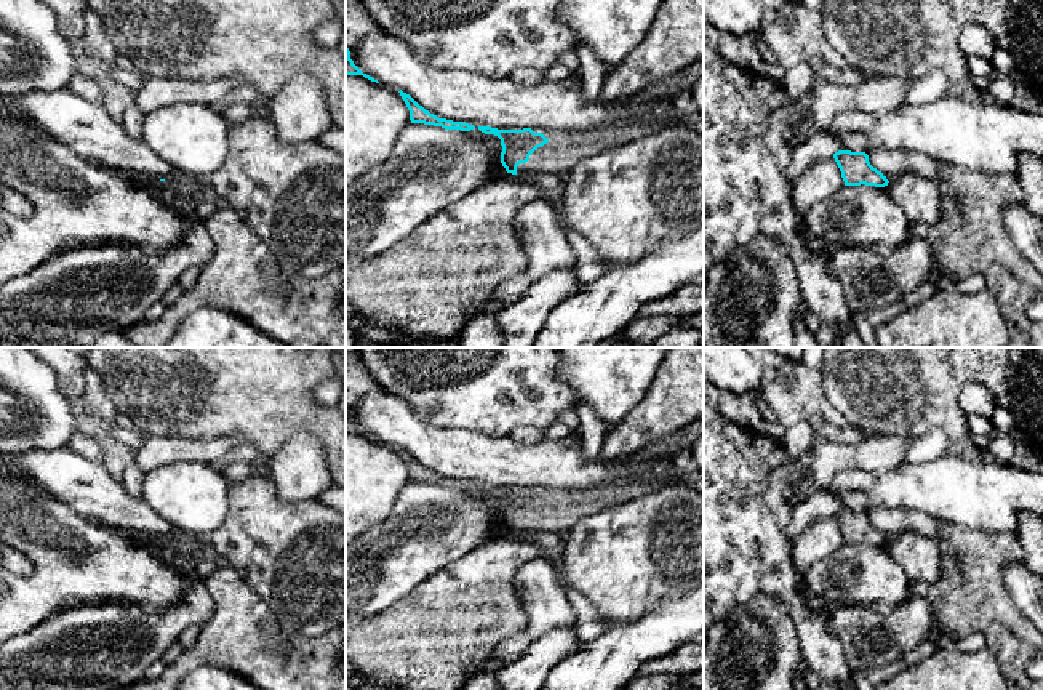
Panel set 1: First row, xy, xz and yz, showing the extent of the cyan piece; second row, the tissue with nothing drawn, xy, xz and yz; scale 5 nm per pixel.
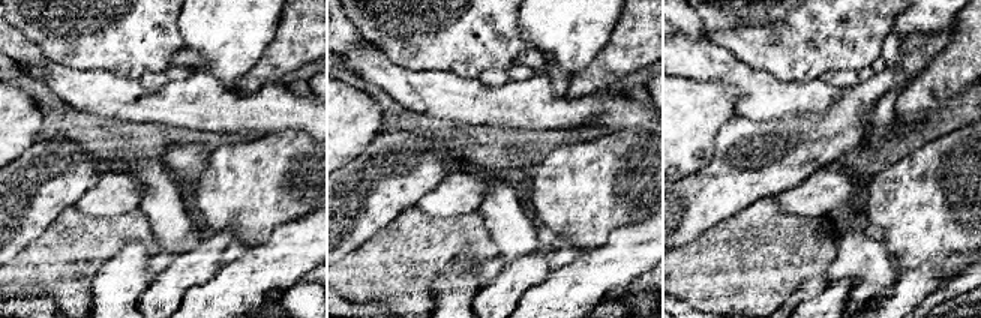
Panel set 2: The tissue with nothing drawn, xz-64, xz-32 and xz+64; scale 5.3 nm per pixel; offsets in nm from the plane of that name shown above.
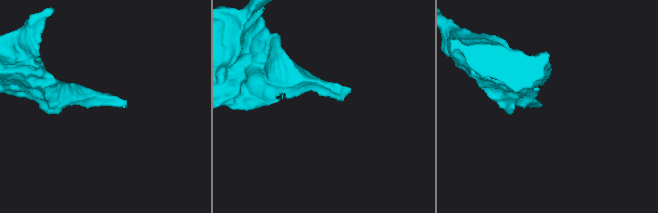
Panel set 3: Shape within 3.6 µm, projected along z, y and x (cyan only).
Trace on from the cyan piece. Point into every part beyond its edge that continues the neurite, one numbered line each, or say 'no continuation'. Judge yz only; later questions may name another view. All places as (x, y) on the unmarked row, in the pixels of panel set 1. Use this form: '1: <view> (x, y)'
no continuation

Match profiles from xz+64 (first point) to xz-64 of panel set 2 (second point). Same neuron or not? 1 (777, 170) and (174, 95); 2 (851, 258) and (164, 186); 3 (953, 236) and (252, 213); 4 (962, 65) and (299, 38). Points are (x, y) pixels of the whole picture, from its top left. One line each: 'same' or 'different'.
1: different
2: same
3: same
4: same

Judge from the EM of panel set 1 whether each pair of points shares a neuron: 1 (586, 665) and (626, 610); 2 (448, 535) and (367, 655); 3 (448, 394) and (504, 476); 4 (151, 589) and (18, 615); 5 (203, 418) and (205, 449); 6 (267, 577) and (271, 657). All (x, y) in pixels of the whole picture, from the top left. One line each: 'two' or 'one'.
1: two
2: two
3: two
4: one
5: two
6: two

